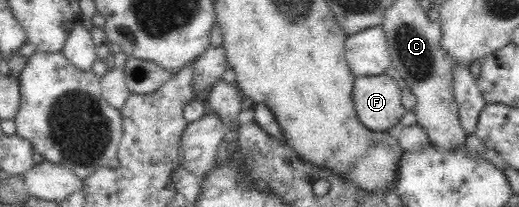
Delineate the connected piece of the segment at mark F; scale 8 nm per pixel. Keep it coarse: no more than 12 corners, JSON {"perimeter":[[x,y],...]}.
{"perimeter":[[385,74],[356,76],[351,93],[362,126],[393,131],[406,114]]}

